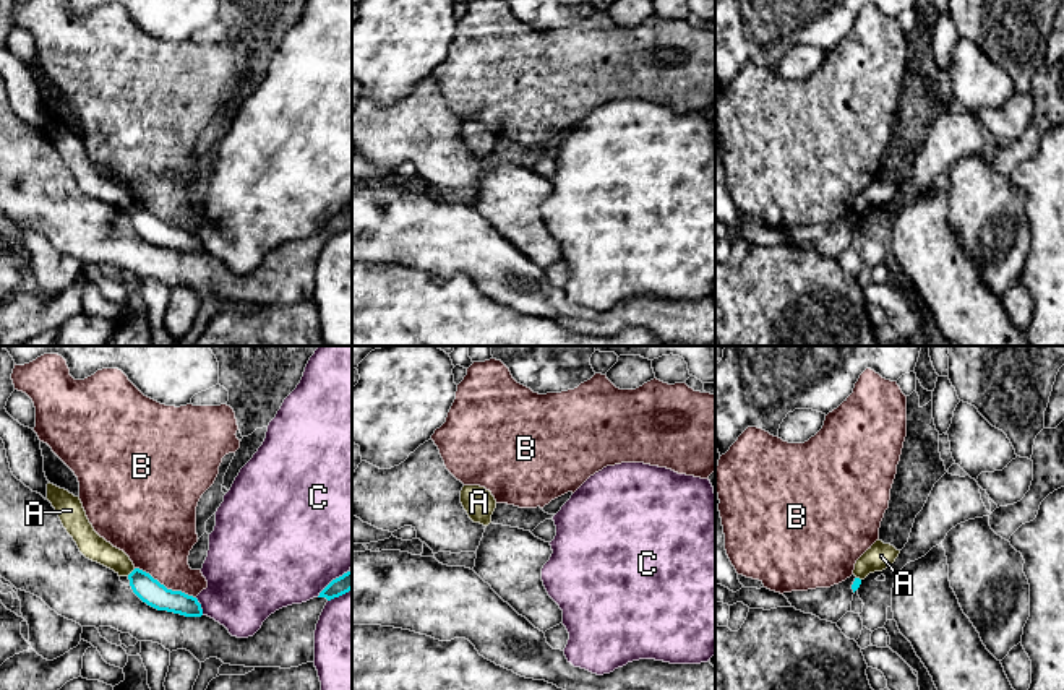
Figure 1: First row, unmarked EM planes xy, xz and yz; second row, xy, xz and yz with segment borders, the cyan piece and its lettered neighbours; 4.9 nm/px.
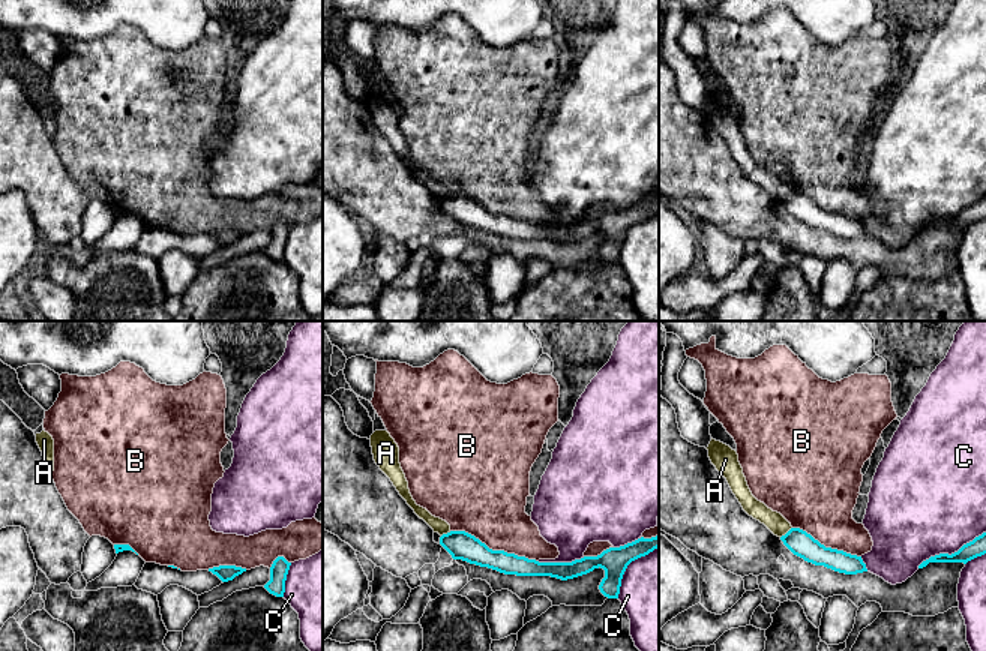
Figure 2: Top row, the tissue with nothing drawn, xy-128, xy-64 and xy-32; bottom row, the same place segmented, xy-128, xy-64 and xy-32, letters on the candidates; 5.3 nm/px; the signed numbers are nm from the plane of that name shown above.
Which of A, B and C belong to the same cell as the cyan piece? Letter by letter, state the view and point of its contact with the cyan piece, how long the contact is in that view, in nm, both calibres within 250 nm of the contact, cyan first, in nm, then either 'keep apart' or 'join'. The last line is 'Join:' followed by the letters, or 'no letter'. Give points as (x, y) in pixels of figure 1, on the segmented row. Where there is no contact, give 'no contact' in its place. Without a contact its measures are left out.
A: meets cyan in xy at (132, 572); contact 60 nm long; 120 nm thick on the cyan side, 130 nm on the other; keep apart
B: meets cyan in xy at (164, 586); contact 340 nm long; 120 nm thick on the cyan side, 340 nm on the other; keep apart
C: meets cyan in xy at (200, 606); contact 100 nm long; 120 nm thick on the cyan side, 380 nm on the other; keep apart
Join: no letter

